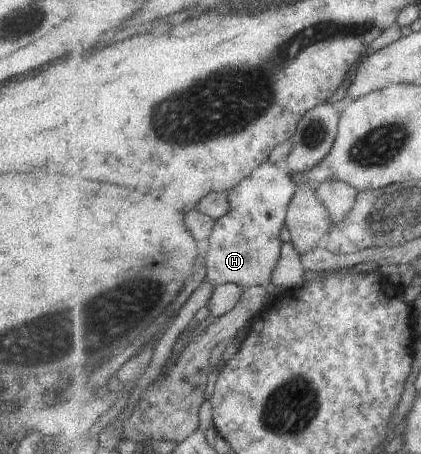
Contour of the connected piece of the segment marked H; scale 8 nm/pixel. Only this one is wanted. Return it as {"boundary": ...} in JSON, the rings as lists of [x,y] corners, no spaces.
{"boundary":[[[267,163],[229,192],[230,213],[216,221],[206,255],[207,279],[215,287],[229,282],[245,289],[263,285],[269,291],[270,305],[283,295],[272,281],[282,256],[281,231],[288,225],[290,205],[299,186],[288,172]]]}

